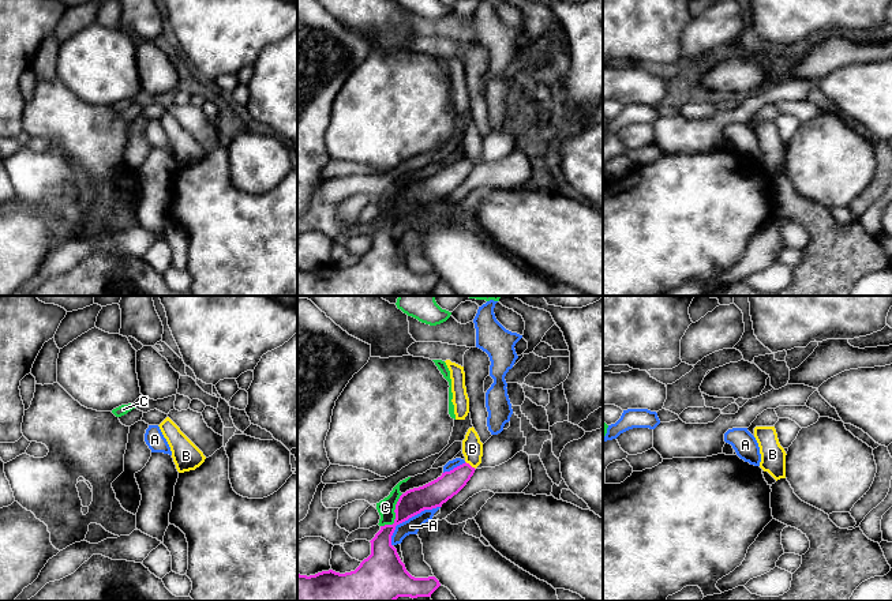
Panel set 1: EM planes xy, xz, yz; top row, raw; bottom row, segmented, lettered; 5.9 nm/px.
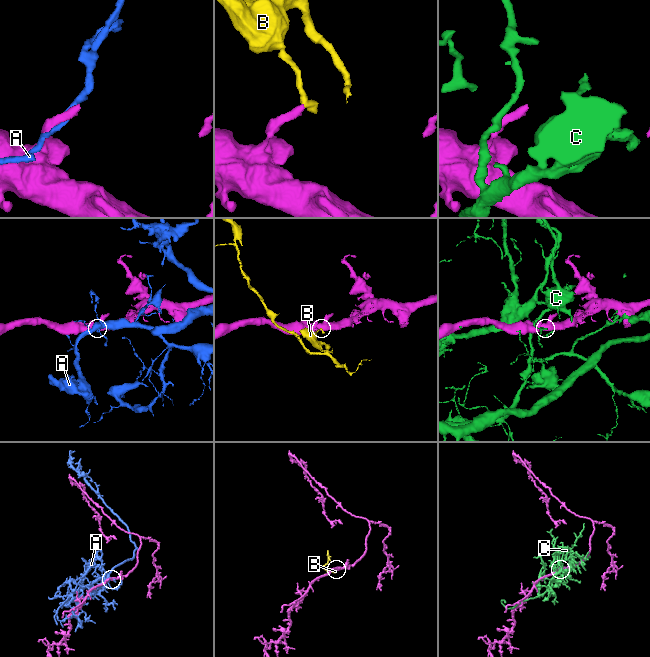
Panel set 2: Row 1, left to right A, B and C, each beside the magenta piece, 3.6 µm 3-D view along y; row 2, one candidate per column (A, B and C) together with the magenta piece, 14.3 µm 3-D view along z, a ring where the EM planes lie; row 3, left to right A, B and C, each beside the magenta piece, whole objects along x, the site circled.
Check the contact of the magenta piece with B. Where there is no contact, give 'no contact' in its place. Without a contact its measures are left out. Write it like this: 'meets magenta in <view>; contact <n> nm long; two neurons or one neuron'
meets magenta in xz; contact 80 nm long; two neurons

